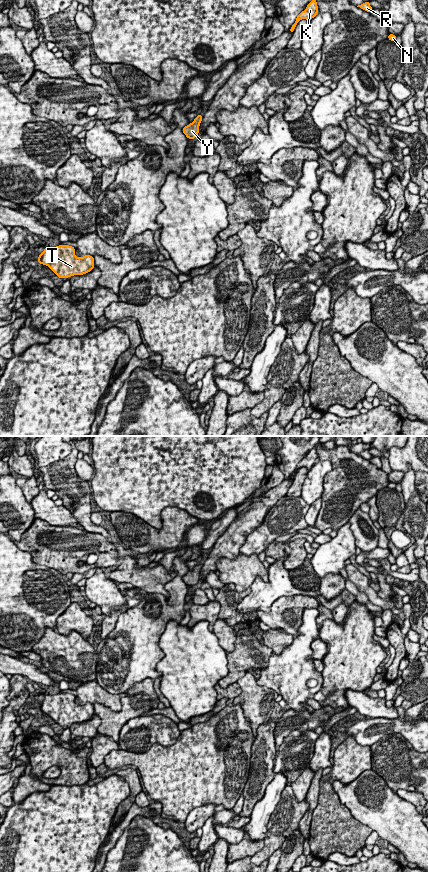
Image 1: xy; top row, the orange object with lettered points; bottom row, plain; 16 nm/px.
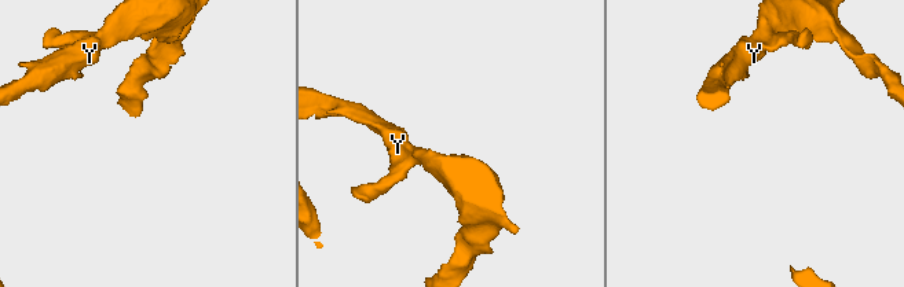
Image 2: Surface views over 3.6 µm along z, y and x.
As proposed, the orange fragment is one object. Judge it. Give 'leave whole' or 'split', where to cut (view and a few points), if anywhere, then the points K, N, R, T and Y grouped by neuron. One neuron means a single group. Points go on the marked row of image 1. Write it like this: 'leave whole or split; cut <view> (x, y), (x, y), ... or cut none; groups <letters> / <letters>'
leave whole; cut none; groups K N R T Y

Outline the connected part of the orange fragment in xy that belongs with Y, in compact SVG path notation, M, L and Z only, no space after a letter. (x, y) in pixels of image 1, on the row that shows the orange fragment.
M199 114L192 123L182 129L183 133L188 139L194 139L197 137L197 135L199 134L199 126L202 121L202 118L203 116Z

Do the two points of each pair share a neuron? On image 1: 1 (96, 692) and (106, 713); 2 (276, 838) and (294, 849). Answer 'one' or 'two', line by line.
1: two
2: two

